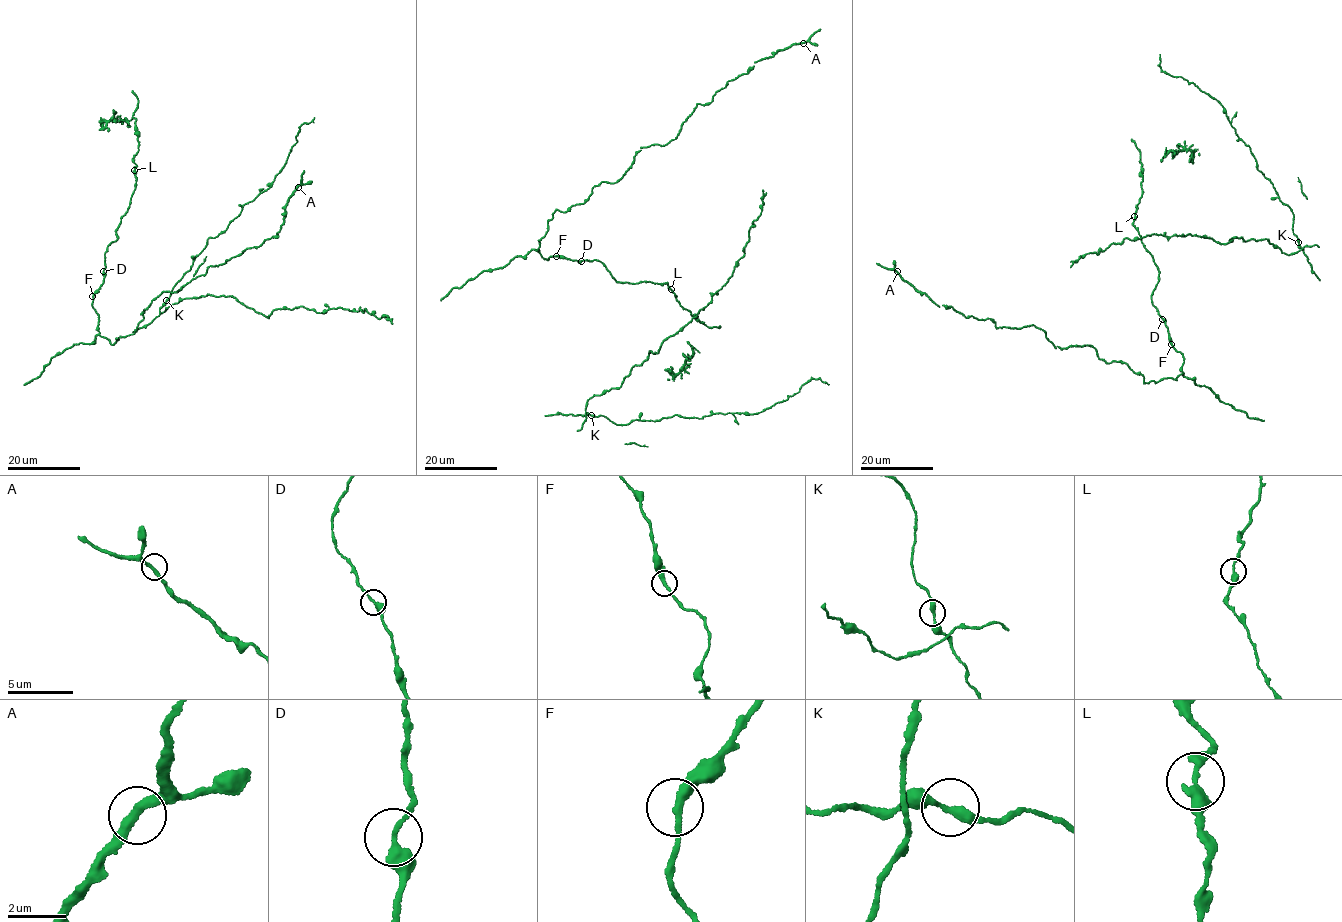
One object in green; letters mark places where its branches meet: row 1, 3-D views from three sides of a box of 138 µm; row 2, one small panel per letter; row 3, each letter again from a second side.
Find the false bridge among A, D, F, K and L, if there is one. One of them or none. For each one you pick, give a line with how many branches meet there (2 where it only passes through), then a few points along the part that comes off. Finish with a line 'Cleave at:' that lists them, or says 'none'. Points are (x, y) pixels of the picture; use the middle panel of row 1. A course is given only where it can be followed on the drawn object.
Cleave at: none

